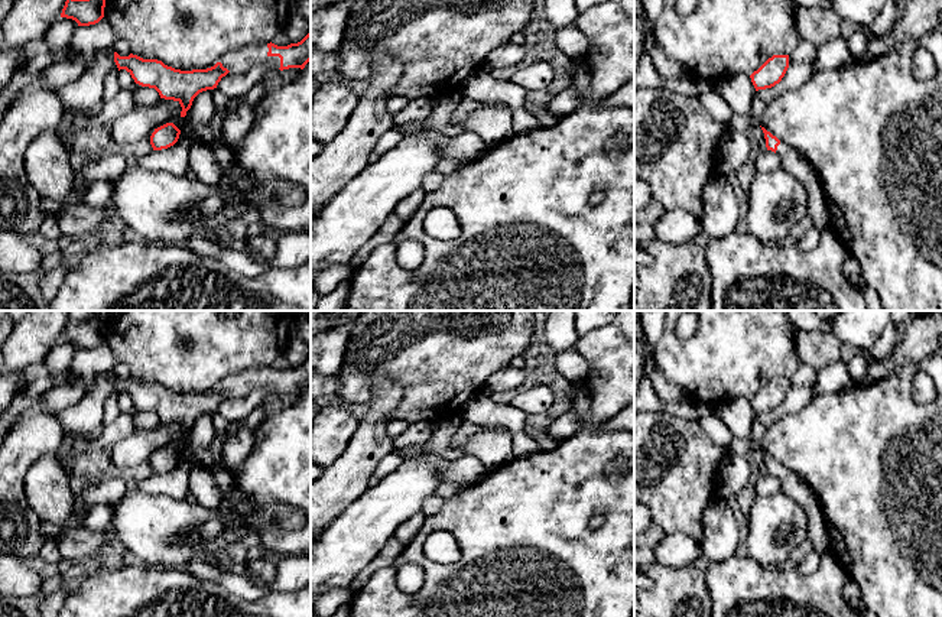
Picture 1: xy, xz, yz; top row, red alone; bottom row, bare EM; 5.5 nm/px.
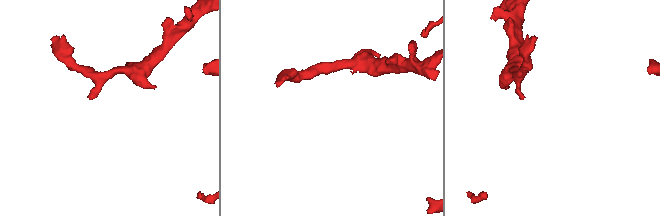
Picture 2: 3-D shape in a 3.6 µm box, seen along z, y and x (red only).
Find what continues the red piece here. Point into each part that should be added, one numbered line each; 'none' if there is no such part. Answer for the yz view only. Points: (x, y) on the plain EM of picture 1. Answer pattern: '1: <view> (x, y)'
1: yz (793, 486)

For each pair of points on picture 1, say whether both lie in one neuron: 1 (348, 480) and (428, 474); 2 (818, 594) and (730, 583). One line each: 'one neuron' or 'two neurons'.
1: two neurons
2: one neuron

